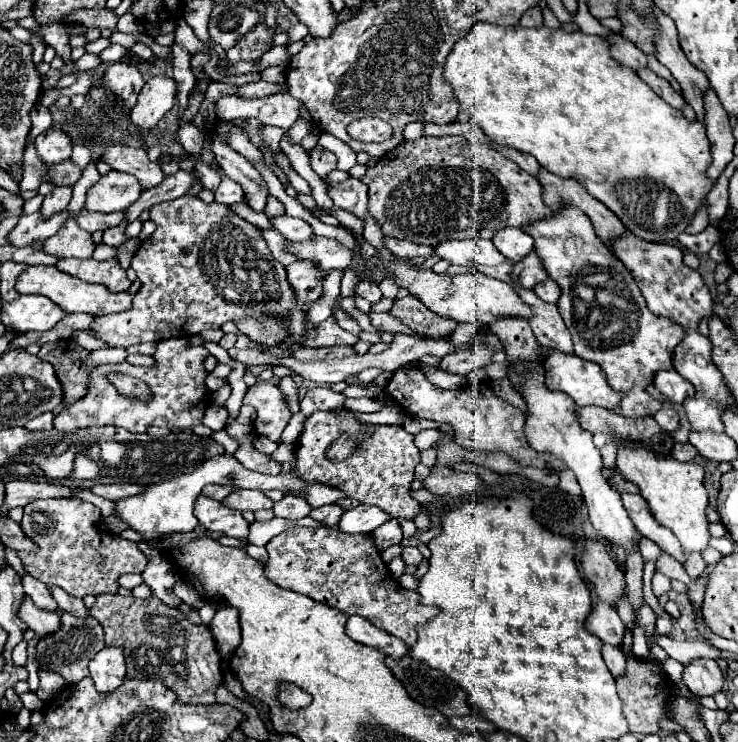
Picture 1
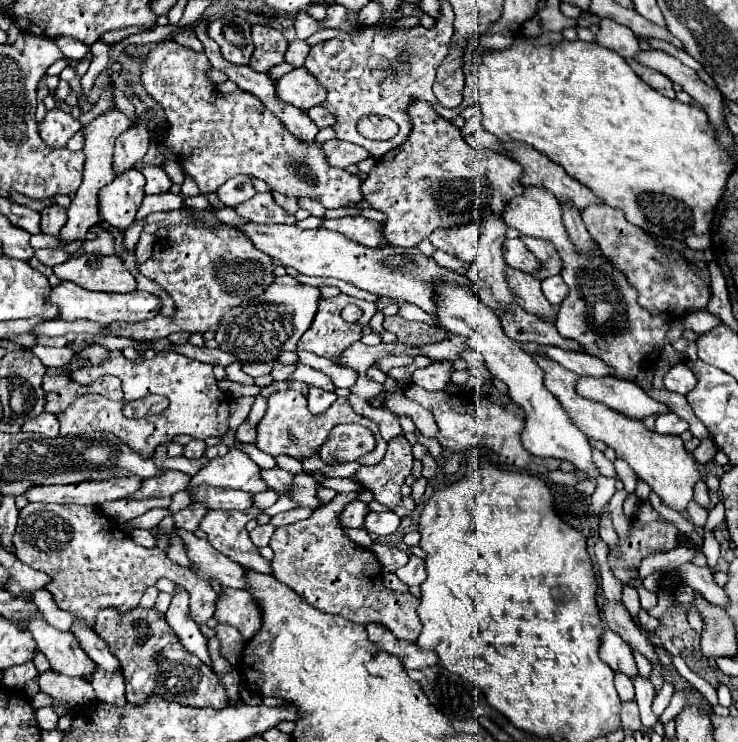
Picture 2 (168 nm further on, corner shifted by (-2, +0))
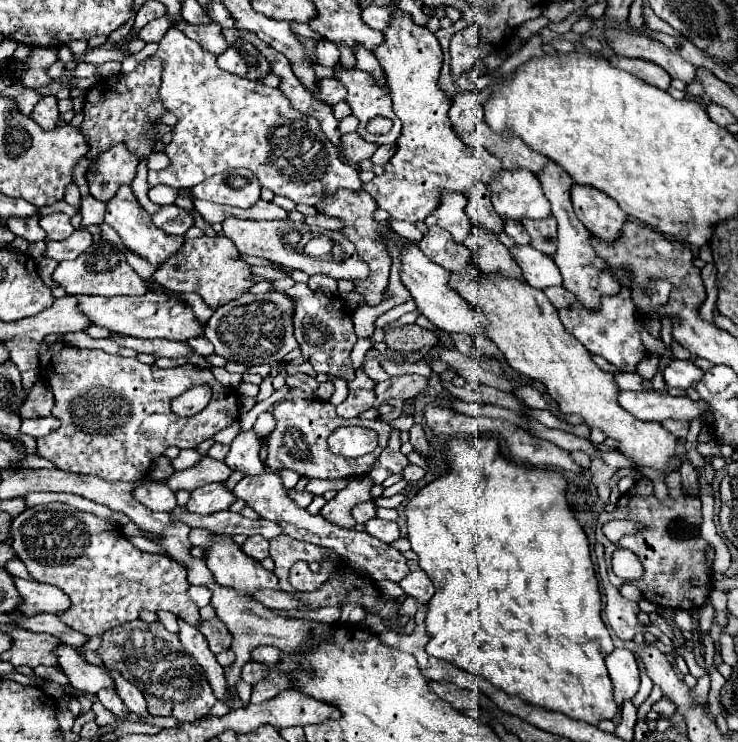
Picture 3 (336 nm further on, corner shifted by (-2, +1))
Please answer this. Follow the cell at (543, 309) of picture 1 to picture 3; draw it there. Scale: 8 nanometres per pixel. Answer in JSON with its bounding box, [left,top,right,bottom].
[465,225,525,281]

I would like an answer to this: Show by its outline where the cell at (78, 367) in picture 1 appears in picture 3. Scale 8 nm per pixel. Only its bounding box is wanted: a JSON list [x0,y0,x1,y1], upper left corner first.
[21,379,55,419]

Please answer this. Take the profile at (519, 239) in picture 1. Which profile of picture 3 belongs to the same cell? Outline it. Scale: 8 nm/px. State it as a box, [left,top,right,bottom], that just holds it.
[509,245,561,289]

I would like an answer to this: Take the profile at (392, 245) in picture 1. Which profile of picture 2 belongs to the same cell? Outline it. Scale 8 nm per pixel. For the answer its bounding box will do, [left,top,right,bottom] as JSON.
[321,216,385,248]

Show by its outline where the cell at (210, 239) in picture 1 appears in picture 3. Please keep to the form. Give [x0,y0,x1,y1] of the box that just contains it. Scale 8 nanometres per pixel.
[153,235,255,311]

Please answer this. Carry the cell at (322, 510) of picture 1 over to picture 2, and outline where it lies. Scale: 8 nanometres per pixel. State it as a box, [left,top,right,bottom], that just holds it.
[341,500,369,528]

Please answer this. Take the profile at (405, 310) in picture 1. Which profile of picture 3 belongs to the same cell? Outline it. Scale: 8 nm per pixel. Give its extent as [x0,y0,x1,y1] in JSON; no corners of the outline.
[385,323,439,351]

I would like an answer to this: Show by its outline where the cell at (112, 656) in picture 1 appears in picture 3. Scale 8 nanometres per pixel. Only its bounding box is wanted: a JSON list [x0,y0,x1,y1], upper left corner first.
[97,689,129,717]

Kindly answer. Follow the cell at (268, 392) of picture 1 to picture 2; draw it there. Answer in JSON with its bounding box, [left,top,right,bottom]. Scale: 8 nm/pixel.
[257,390,387,466]

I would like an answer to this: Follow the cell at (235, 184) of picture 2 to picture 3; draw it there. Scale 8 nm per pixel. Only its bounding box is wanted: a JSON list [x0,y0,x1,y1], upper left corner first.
[193,169,261,209]

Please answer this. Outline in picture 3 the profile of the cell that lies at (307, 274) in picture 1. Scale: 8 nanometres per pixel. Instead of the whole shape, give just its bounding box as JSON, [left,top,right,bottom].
[205,291,299,367]

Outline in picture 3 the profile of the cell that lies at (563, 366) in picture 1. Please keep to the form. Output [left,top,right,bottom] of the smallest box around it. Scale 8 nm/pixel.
[619,391,709,421]

